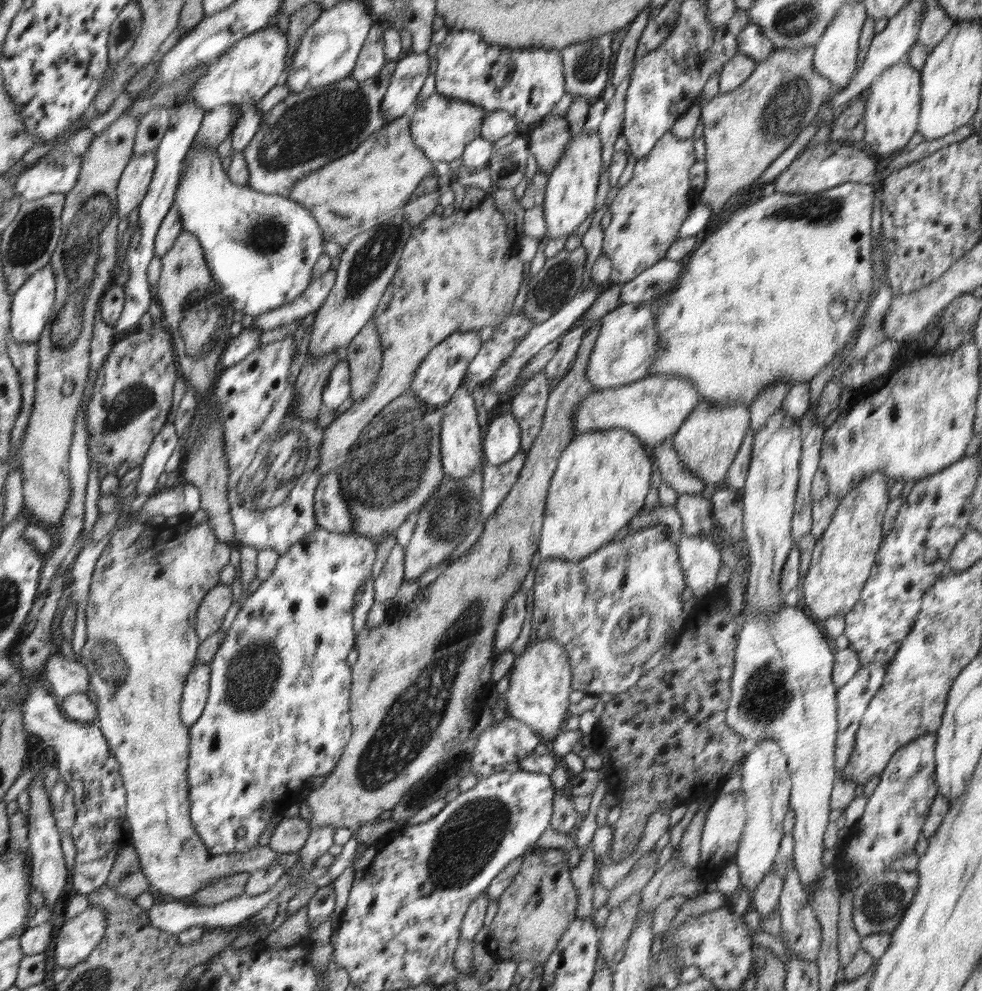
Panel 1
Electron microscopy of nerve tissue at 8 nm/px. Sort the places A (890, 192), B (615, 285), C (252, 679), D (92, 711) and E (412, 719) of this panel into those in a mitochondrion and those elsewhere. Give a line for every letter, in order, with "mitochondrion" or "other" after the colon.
A: other
B: other
C: mitochondrion
D: other
E: mitochondrion

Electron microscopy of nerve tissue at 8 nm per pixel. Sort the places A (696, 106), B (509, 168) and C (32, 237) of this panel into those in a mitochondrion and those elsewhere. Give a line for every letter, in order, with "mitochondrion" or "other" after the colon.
A: other
B: mitochondrion
C: mitochondrion

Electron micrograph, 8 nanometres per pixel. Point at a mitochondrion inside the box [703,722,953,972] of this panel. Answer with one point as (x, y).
(882, 901)

